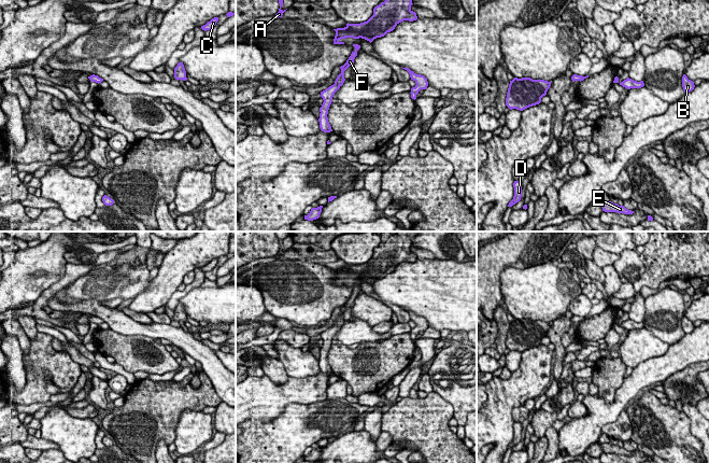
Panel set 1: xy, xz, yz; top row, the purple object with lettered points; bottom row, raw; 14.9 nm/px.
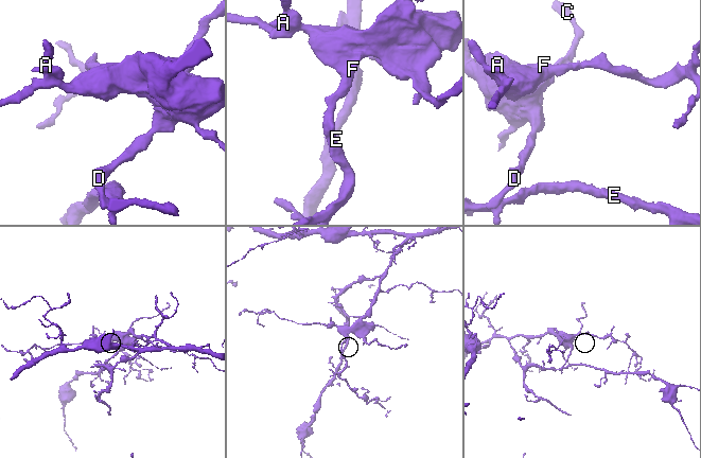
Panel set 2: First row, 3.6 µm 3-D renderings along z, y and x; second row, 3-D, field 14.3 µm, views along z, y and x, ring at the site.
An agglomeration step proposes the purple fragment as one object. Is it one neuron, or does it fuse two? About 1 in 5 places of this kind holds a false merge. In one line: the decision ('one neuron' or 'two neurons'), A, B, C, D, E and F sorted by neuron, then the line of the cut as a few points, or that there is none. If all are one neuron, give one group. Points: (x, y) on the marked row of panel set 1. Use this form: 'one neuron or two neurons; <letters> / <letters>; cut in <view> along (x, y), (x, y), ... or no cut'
one neuron; A B C D E F; no cut

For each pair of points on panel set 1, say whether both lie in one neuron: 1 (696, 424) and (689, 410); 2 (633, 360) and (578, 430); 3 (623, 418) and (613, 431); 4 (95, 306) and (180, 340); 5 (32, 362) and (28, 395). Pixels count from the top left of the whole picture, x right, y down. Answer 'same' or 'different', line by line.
1: same
2: different
3: same
4: same
5: same

